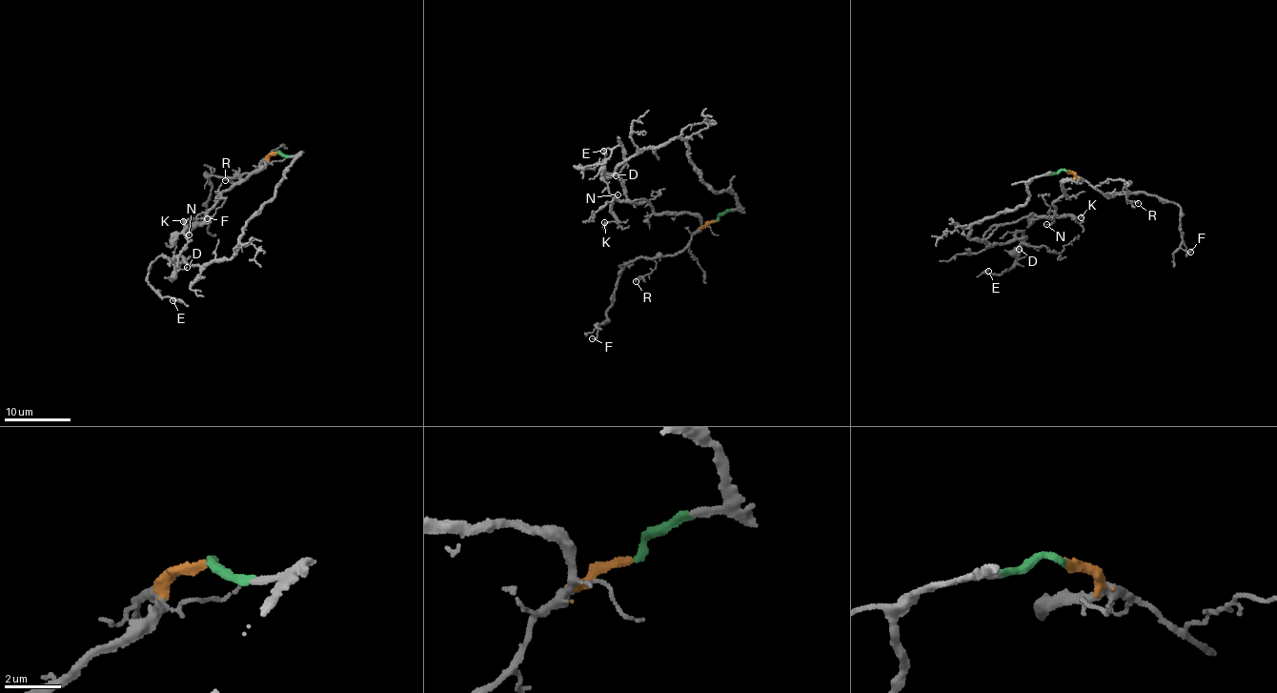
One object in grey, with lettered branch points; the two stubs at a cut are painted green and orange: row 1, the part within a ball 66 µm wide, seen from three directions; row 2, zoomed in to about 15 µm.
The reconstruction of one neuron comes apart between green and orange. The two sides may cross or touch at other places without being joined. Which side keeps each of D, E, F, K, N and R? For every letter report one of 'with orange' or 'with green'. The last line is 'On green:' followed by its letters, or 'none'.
D: with green
E: with green
F: with orange
K: with orange
N: with orange
R: with orange
On green: D, E

